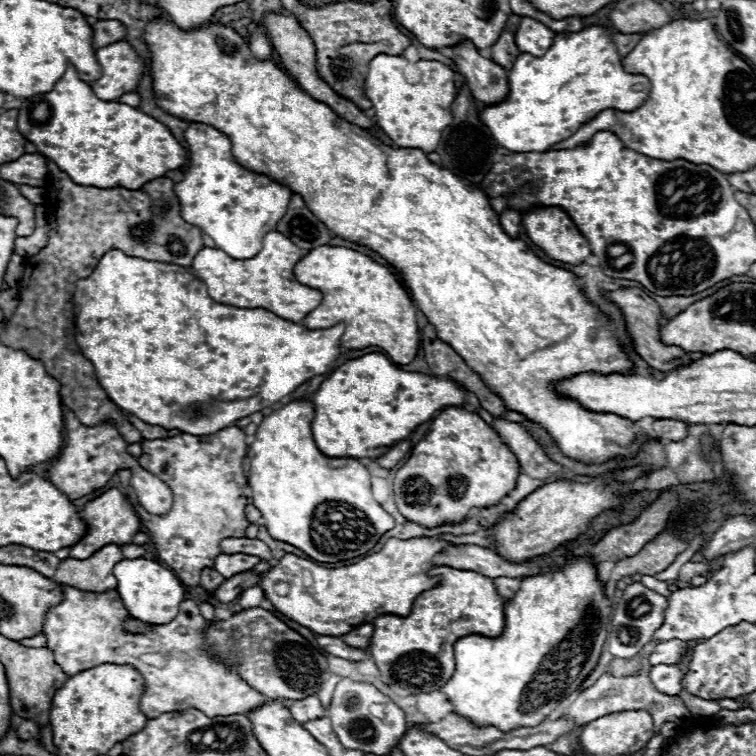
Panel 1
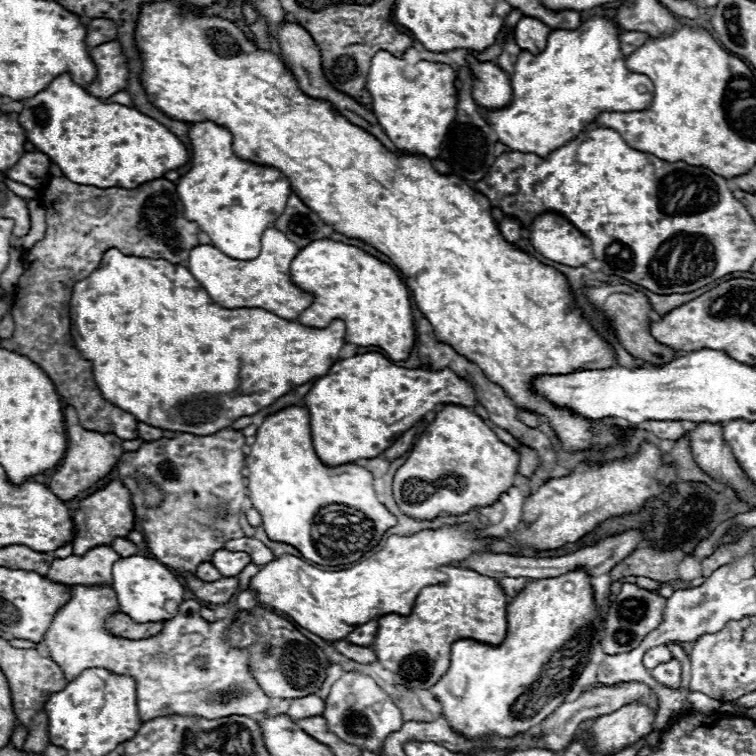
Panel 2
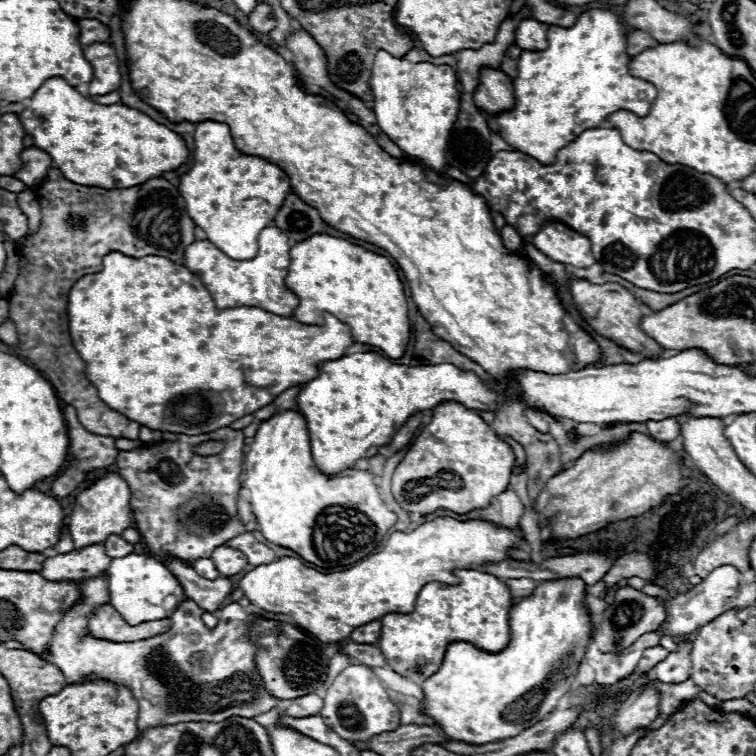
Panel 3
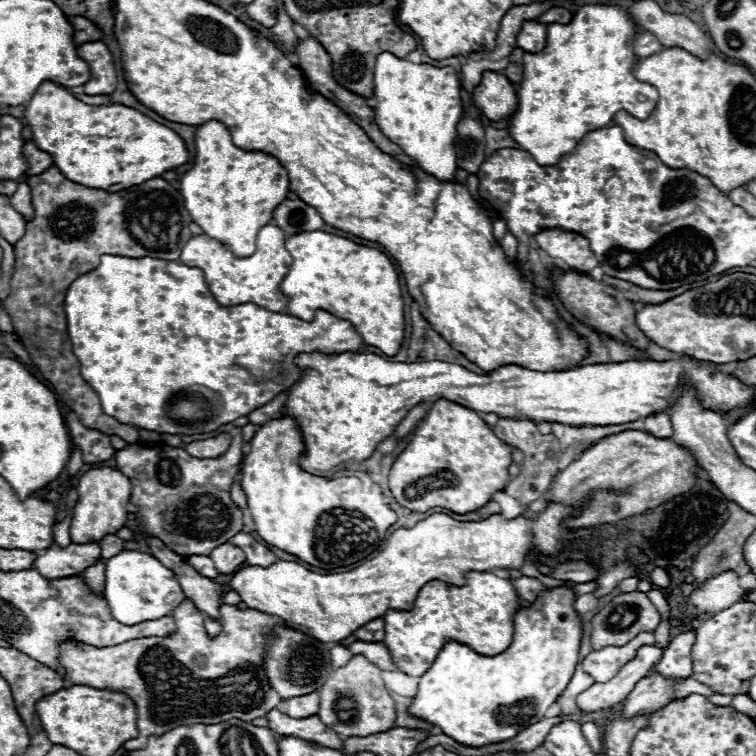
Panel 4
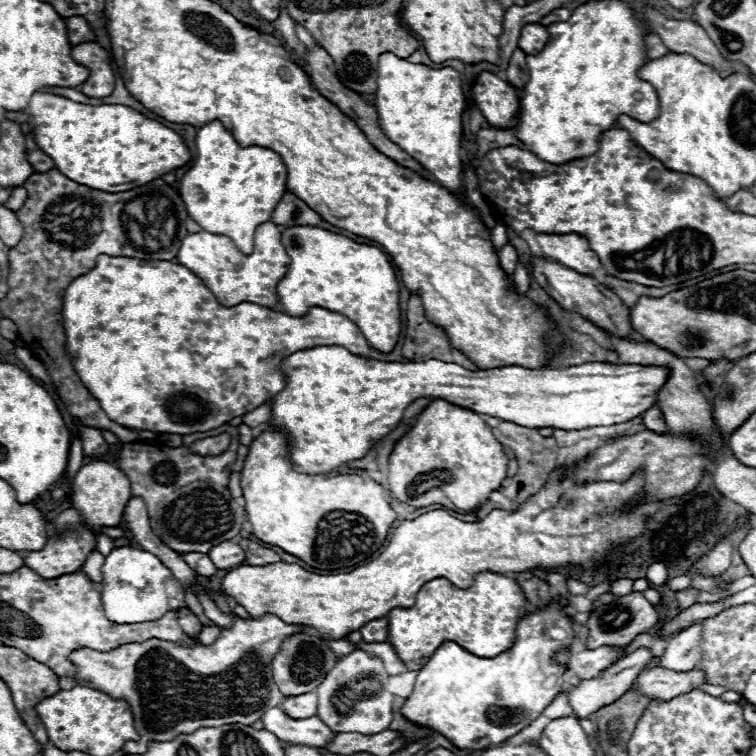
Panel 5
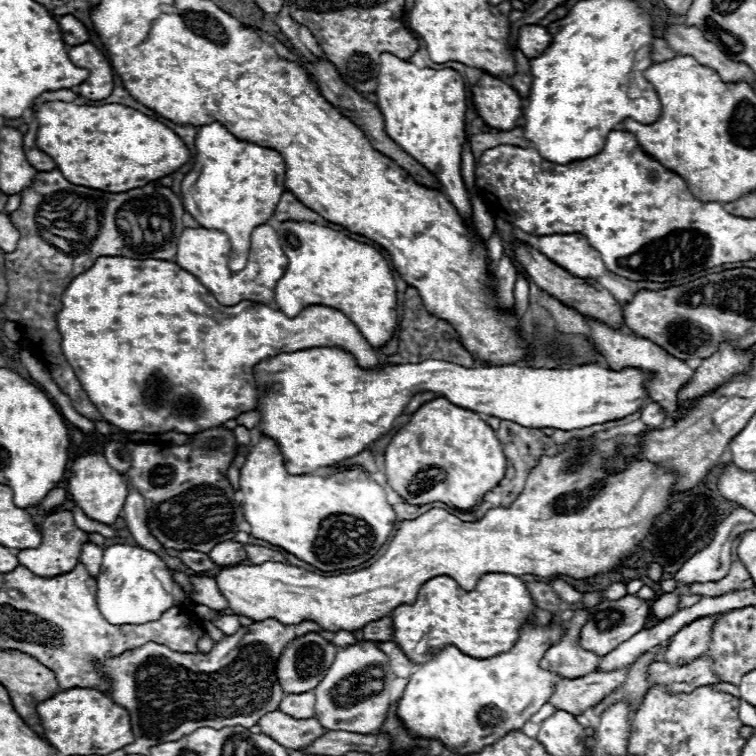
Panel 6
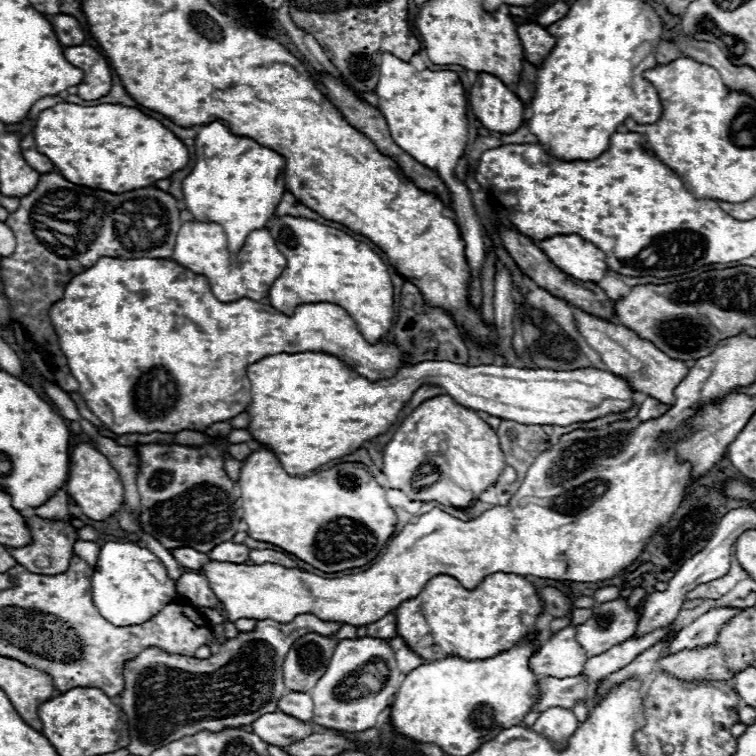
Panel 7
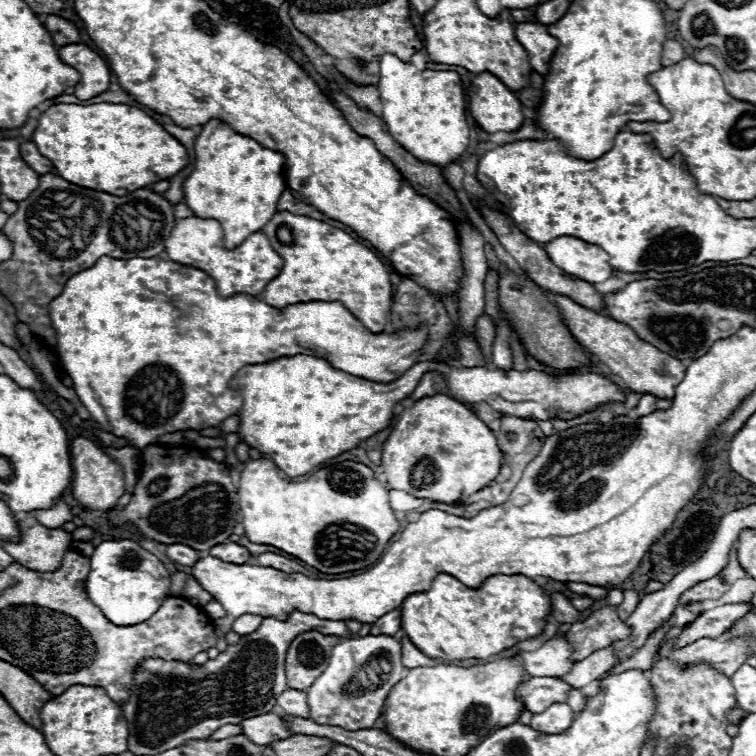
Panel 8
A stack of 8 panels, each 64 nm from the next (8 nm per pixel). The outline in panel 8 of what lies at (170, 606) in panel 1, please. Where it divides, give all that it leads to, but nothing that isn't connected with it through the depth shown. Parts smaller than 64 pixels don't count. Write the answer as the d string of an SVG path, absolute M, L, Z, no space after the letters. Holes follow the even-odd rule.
M120 540L120 542L102 542L94 548L94 554L90 558L90 574L88 574L88 580L86 580L86 592L88 592L88 598L102 610L102 614L116 626L132 626L132 624L140 624L144 620L148 620L164 602L166 596L170 596L170 576L164 568L164 564L154 556L150 554L148 550L144 550L138 542L132 542L132 540ZM142 564L152 564L160 576L154 576L146 570L142 570L144 566Z

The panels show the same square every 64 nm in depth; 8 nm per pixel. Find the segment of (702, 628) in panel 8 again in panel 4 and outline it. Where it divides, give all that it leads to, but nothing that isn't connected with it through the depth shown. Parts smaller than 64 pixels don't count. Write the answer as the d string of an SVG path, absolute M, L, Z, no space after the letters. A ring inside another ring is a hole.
M688 630L670 640L660 662L652 672L664 674L664 678L688 678L692 674L692 648L696 642L696 632Z

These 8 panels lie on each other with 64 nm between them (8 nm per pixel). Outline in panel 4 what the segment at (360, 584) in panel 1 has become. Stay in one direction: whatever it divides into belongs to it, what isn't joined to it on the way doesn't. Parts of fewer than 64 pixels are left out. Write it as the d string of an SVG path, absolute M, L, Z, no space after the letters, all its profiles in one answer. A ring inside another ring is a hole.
M550 504L534 522L526 518L504 520L500 514L480 522L458 522L448 514L438 512L412 528L394 530L378 556L350 572L316 574L298 562L278 560L268 568L240 568L228 586L240 594L248 608L306 626L320 642L338 642L364 626L364 622L382 618L388 610L412 610L416 594L430 580L464 586L464 574L472 570L520 568L532 544L546 556L560 552L564 546L562 540L570 534L562 528L562 518L566 514L572 514L572 508L562 504Z

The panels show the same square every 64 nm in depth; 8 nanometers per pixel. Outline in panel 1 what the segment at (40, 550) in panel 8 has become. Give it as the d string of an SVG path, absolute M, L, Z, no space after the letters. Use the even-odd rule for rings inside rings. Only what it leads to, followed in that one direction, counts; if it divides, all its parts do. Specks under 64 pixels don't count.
M108 544L100 548L94 556L88 560L62 560L54 580L60 584L76 586L80 590L90 590L90 592L106 592L116 588L116 578L112 574L112 568L116 562L124 560L124 554L120 546Z

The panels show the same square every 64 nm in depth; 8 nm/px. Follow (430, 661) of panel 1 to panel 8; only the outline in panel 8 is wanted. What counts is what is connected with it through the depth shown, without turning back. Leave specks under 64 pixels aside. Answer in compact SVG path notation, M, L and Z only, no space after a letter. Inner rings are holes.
M438 574L432 580L432 586L428 592L408 596L400 606L402 632L428 658L442 658L442 660L488 660L500 654L502 650L516 646L522 640L538 636L544 628L544 618L548 614L550 614L548 594L540 586L536 586L536 582L520 574L490 576L476 590L466 588L450 574Z

